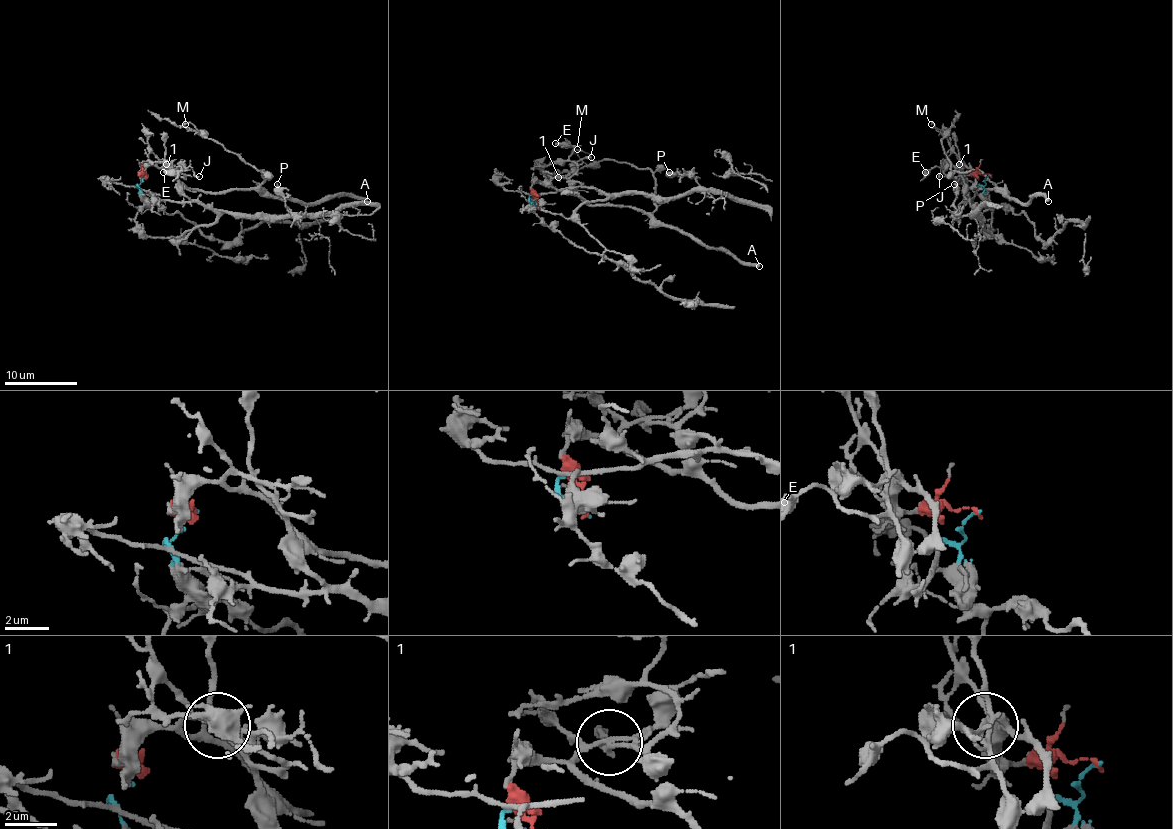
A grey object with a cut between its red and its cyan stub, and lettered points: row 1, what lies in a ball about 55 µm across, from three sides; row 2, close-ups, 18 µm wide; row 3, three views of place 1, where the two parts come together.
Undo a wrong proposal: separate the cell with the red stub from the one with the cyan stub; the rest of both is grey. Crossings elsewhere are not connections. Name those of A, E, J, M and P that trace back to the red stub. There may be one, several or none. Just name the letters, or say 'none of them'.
A, J, M

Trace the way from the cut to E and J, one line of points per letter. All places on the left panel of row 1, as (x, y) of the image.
E: (146, 176), (137, 185), (141, 189), (176, 202), (188, 200), (177, 180), (185, 176), (181, 169), (163, 172)
J: (146, 176), (139, 174), (141, 170), (159, 163), (188, 167), (199, 176)

